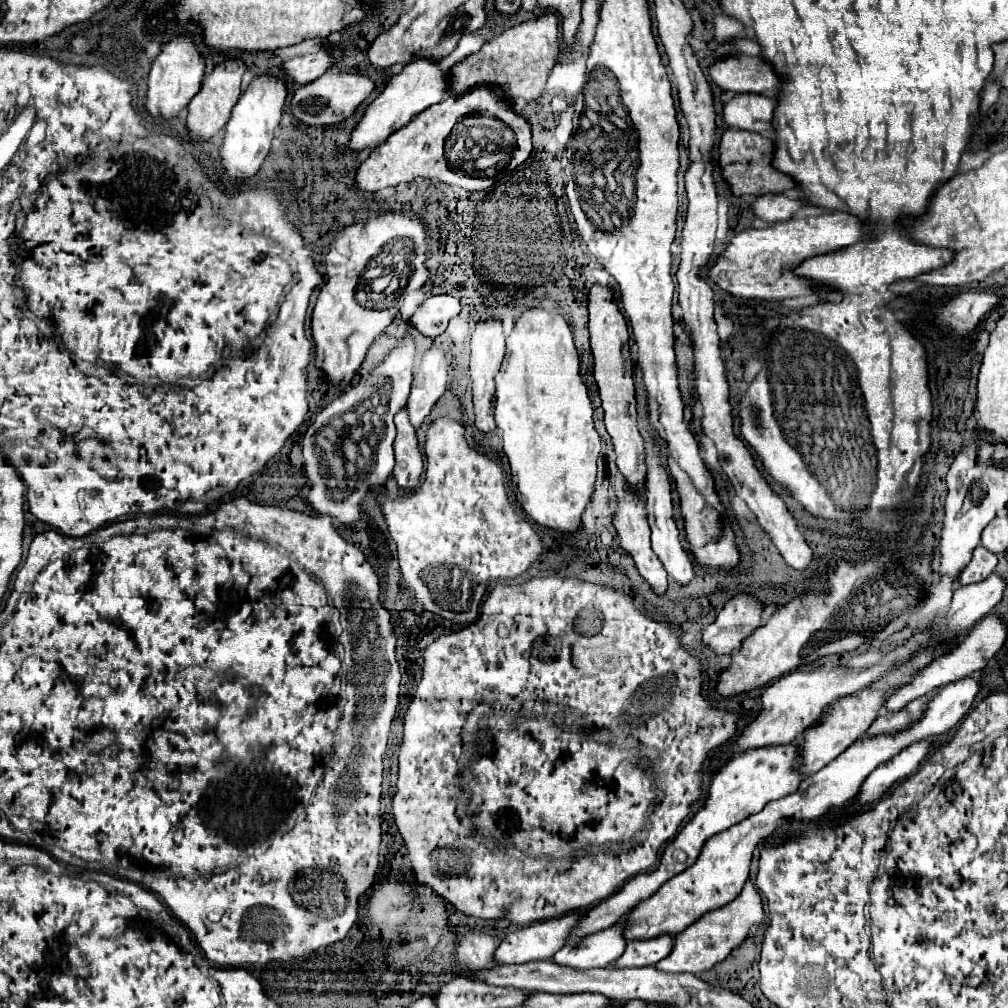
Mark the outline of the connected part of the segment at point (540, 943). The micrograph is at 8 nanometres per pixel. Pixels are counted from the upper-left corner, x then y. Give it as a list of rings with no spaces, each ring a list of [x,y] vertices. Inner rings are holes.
[[[570,913],[556,921],[540,921],[540,923],[532,923],[528,927],[516,929],[514,933],[504,937],[504,941],[494,953],[494,959],[504,965],[552,959],[552,955],[560,947],[564,947],[580,915],[582,913]]]

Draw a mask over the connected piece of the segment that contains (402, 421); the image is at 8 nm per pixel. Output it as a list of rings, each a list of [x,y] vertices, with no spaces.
[[[406,407],[394,417],[394,423],[398,429],[398,435],[394,441],[394,455],[396,455],[394,479],[400,487],[414,489],[422,473],[422,453],[418,449],[416,429],[408,421]]]

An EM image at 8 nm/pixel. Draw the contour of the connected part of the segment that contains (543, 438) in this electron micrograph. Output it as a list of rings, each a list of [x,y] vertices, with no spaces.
[[[530,307],[518,317],[508,335],[506,359],[496,375],[496,425],[502,429],[504,453],[510,461],[516,497],[532,521],[568,533],[580,527],[582,511],[590,503],[600,453],[600,435],[594,429],[592,403],[578,363],[578,351],[566,319],[542,307]]]

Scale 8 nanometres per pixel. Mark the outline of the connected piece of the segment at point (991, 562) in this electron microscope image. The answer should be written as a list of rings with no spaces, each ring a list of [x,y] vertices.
[[[982,545],[976,547],[976,551],[972,551],[972,559],[968,563],[968,567],[964,567],[964,571],[960,571],[960,585],[970,585],[970,583],[978,583],[984,581],[986,577],[990,577],[996,569],[996,555],[992,555],[988,549],[984,549]]]

